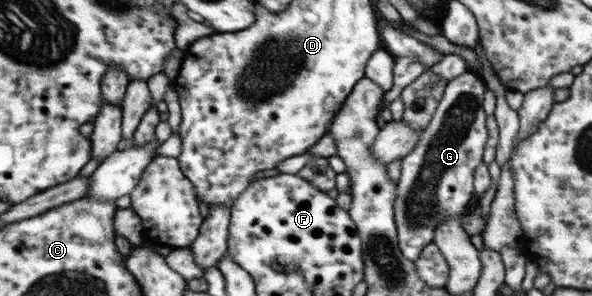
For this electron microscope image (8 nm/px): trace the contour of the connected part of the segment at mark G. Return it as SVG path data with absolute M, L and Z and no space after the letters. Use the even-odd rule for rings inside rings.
M469 70L460 74L458 78L448 81L432 120L420 135L420 141L410 153L401 159L401 175L397 182L397 237L402 254L411 262L421 256L426 245L434 241L434 234L440 222L446 222L446 218L450 216L458 218L470 212L470 206L474 200L472 180L476 180L474 170L482 165L482 152L488 140L486 114L482 108L484 90L486 88L482 80L478 80Z

